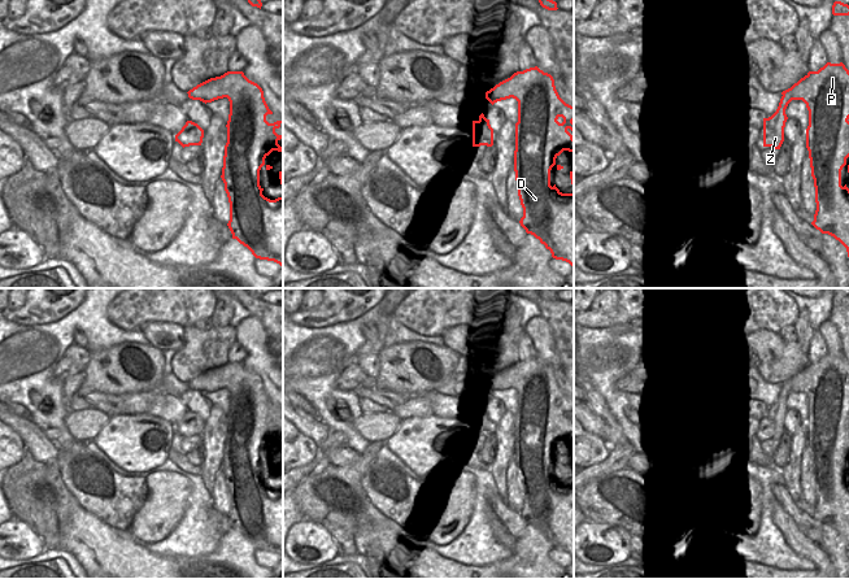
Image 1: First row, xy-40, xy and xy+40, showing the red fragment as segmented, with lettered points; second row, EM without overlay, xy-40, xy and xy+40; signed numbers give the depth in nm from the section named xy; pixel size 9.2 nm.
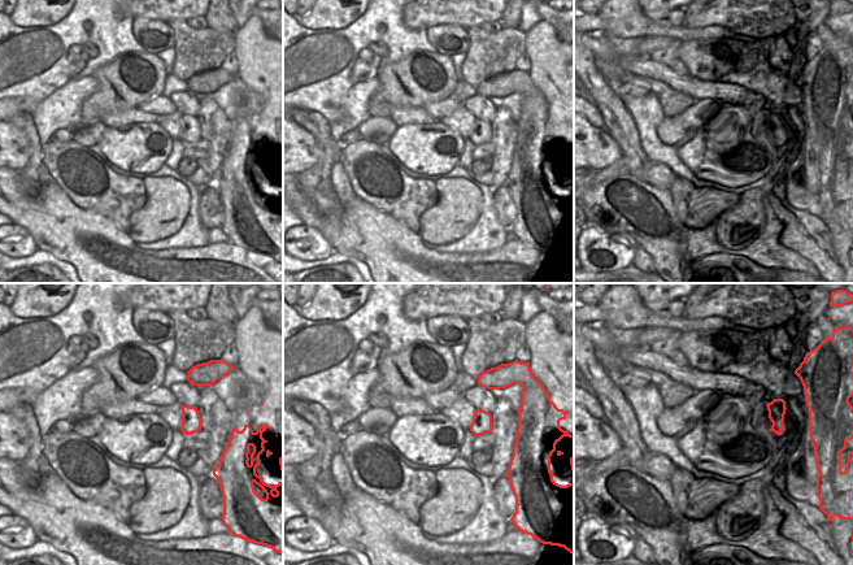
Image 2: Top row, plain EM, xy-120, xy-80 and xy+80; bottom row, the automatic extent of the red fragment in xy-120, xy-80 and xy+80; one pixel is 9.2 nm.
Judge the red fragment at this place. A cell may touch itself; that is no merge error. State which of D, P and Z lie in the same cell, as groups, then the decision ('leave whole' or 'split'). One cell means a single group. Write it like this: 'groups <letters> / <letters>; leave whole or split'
groups D P / Z; split

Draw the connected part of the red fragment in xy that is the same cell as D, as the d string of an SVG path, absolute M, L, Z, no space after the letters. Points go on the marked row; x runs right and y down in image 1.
M537 66L526 69L523 71L514 73L510 78L500 82L493 88L486 92L486 99L489 100L506 100L506 99L515 99L518 101L518 122L515 123L515 151L514 151L514 171L515 171L515 180L517 180L517 188L518 188L518 196L521 200L521 205L523 208L523 217L521 218L519 223L526 230L527 234L534 235L536 239L540 240L541 244L545 245L547 249L550 251L552 257L556 260L562 260L569 262L574 267L574 192L572 193L562 193L556 184L550 186L550 170L556 165L557 170L563 169L563 166L556 164L556 158L563 152L574 152L574 138L567 131L569 129L574 131L574 106L566 104L558 95L554 79L550 74L544 73Z

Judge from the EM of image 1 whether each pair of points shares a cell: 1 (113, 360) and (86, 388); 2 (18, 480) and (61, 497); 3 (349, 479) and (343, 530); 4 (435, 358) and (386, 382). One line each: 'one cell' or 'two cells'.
1: one cell
2: one cell
3: one cell
4: one cell

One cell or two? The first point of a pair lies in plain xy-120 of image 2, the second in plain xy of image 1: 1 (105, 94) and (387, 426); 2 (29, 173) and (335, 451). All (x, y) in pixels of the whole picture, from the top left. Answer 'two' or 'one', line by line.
1: two
2: two

